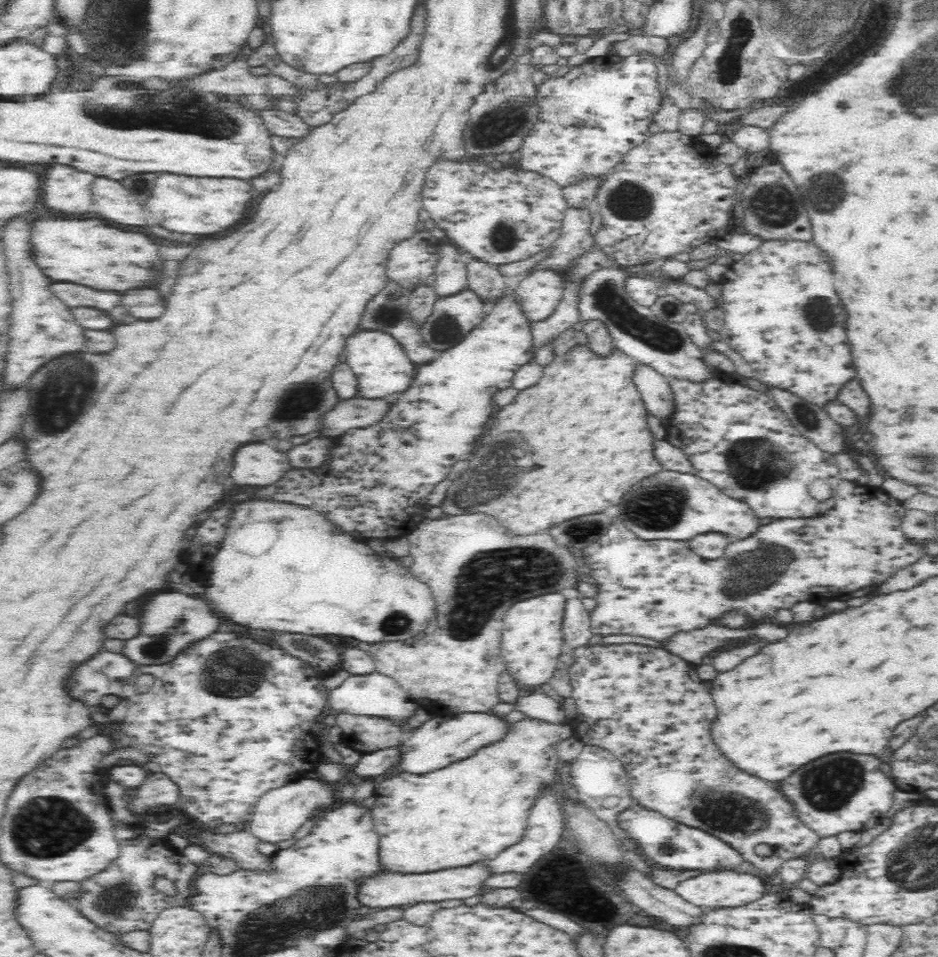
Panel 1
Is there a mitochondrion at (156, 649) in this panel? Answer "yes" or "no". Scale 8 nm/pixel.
yes

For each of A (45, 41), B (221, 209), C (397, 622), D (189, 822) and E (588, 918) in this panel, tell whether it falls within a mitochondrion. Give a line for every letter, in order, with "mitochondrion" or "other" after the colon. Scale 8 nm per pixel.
A: other
B: other
C: mitochondrion
D: other
E: other

